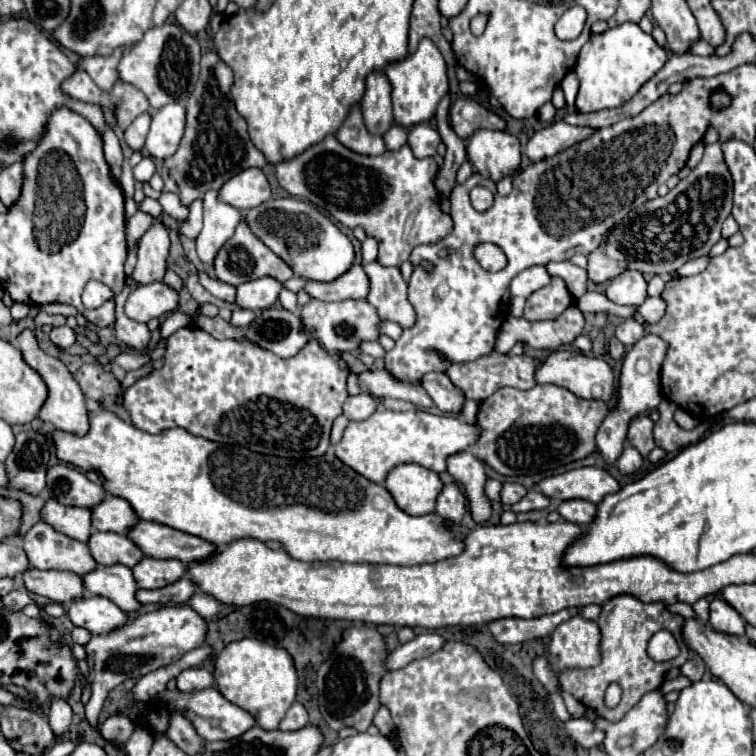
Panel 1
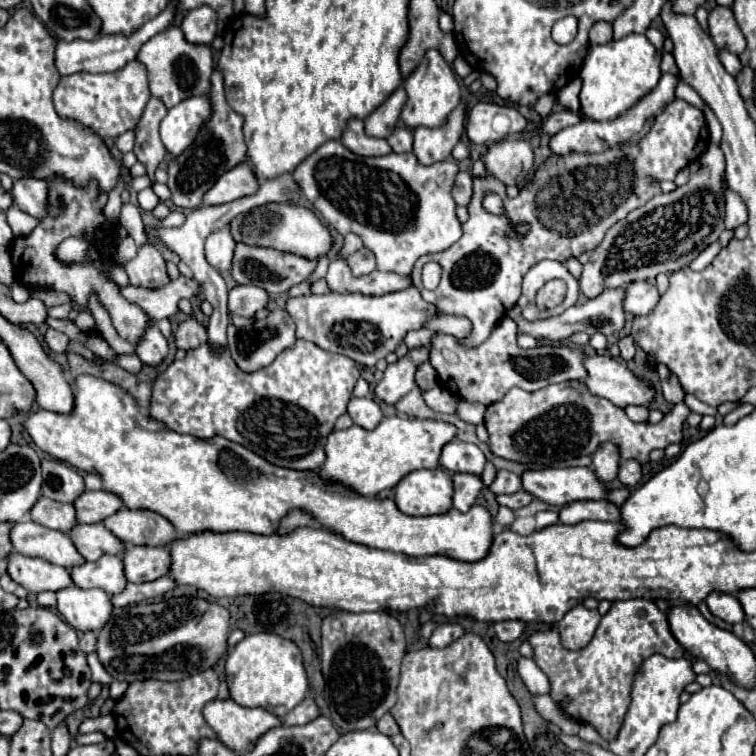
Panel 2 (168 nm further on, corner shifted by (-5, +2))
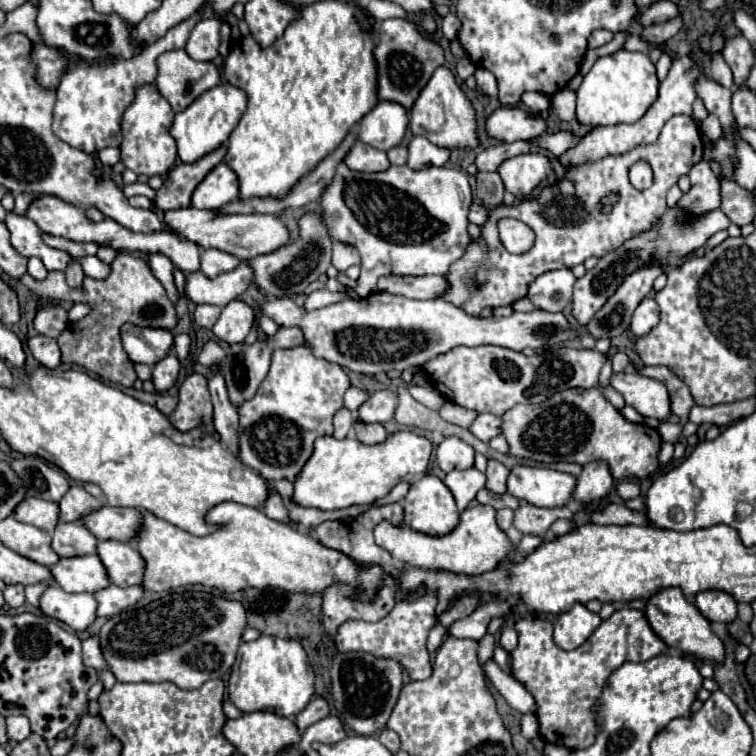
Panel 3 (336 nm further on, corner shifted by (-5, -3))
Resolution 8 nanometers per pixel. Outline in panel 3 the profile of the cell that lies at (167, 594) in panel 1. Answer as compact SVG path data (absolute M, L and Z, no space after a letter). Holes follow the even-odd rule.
M108 586L100 592L96 592L98 600L98 616L114 616L120 614L124 608L134 606L142 596L146 594L144 586L132 586L132 588L120 588L120 586Z

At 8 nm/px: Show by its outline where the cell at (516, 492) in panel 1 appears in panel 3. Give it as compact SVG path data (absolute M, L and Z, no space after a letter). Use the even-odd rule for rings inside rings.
M490 460L488 462L488 470L486 470L486 488L496 492L496 494L506 494L506 482L508 482L508 476L510 476L510 470L496 462L496 460Z

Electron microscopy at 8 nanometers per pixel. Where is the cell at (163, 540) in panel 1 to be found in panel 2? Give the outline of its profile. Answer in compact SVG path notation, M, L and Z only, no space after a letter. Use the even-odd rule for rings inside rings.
M122 507L102 523L122 543L130 543L130 545L150 545L150 547L168 545L178 537L174 527L168 523L168 519L148 509L132 511Z

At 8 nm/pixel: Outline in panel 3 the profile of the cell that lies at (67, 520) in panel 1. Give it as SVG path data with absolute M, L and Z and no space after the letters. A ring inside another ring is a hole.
M28 498L14 512L16 520L32 524L40 530L52 532L60 524L60 506L56 502L46 502L40 498Z

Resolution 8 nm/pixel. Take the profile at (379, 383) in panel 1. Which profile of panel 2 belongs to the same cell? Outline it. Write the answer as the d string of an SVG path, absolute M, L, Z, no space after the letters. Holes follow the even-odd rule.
M436 387L430 391L424 391L424 401L430 409L438 413L456 413L456 399L446 389Z

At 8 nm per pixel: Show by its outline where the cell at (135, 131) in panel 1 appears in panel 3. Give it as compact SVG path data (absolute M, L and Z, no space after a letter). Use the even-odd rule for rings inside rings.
M104 148L96 156L104 166L114 166L120 160L120 148Z

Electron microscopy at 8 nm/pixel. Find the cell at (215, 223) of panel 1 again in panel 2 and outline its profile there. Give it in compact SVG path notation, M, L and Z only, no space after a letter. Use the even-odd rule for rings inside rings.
M224 227L224 229L220 229L220 231L214 231L214 233L206 239L206 247L204 247L208 263L210 263L214 269L218 269L220 273L230 271L234 247L236 247L236 243L234 243L228 227Z

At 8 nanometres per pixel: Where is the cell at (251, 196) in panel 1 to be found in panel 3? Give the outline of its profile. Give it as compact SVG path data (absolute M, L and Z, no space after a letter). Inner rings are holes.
M218 164L196 188L192 196L192 206L202 210L218 210L240 198L238 176L228 164Z

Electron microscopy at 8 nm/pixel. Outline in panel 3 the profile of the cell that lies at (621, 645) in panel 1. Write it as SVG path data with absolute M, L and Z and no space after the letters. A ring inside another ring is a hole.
M624 606L616 610L608 620L604 620L594 634L588 638L590 644L582 644L580 648L566 652L558 648L552 640L552 623L540 618L522 618L516 622L518 632L518 648L510 654L514 660L512 676L526 686L526 690L536 698L538 710L536 716L540 720L540 734L552 744L562 744L570 750L576 748L588 748L596 742L598 736L598 722L596 722L596 704L602 696L602 690L614 670L618 670L624 662L646 662L658 654L668 654L668 646L660 640L660 636L650 628L650 622L644 612L634 610L630 606Z

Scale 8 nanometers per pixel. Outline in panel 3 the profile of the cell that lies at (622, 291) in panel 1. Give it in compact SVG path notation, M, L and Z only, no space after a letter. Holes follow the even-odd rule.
M646 296L634 310L630 330L634 332L634 336L644 336L658 324L658 320L660 320L658 302L652 296Z

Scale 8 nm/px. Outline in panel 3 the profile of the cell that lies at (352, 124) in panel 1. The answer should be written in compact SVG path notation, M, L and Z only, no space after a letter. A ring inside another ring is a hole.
M356 138L354 146L350 148L350 152L346 154L344 162L350 168L356 168L358 172L380 172L380 170L390 166L386 152L382 152L378 148L372 148L358 138Z

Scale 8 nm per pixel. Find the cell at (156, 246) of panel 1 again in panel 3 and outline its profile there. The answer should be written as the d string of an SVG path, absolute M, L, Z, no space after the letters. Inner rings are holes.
M120 252L116 260L110 264L112 272L106 280L84 278L80 290L68 288L62 272L50 272L44 280L36 280L30 274L24 274L20 282L38 298L38 300L72 300L72 302L88 302L92 312L70 324L70 330L64 330L58 338L62 350L62 362L78 364L96 376L118 382L122 386L132 386L136 380L136 372L128 354L124 354L120 342L120 326L124 322L132 322L136 326L156 326L156 328L174 328L176 326L176 310L166 296L164 286L152 274L148 260L144 256L134 256L128 252Z

